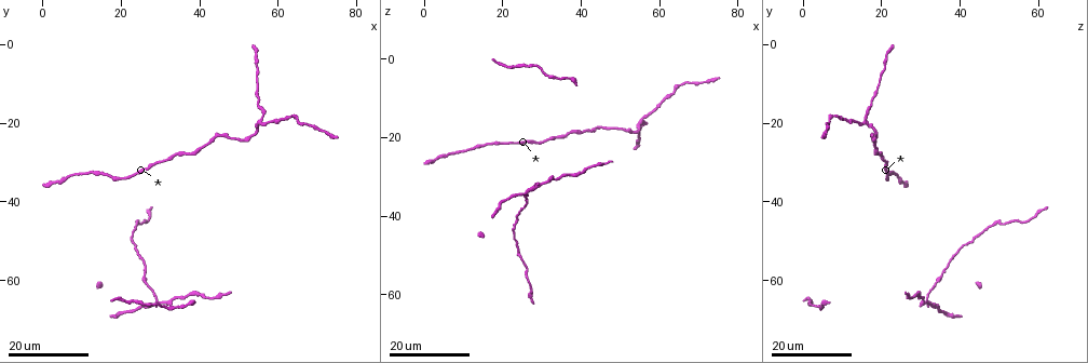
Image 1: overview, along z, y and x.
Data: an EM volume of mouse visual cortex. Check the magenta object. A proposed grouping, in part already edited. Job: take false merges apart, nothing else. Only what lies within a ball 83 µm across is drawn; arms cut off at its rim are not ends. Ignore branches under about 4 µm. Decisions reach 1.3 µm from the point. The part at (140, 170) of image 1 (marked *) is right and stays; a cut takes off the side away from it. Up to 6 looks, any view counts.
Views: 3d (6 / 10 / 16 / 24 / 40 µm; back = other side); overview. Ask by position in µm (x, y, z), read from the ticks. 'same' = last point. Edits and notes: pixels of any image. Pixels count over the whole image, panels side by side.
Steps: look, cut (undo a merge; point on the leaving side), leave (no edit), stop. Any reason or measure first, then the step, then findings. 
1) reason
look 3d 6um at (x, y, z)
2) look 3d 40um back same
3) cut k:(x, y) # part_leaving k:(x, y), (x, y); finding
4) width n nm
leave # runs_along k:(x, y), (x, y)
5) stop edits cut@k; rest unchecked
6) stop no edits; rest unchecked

two arms at a narrow angle
look 3d 24um at (29.5, 66.0, 32.5)

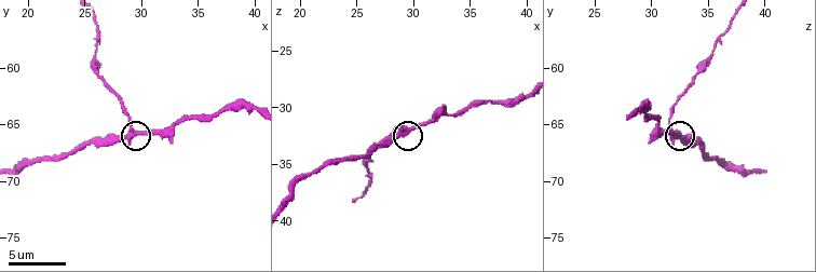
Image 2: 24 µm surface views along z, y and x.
zoom in
look 3d 6um at (29.4, 65.8, 32.2)

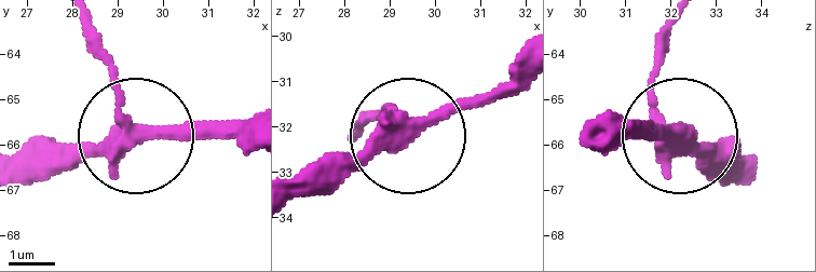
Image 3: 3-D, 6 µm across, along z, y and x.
arms 5
cut 3:(117, 75) # part_leaving 3:(125, 137), (95, 25); two neurons meet here

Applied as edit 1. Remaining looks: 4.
calibre changes
look 3d 24um at (41.5, 64.0, 28.5)

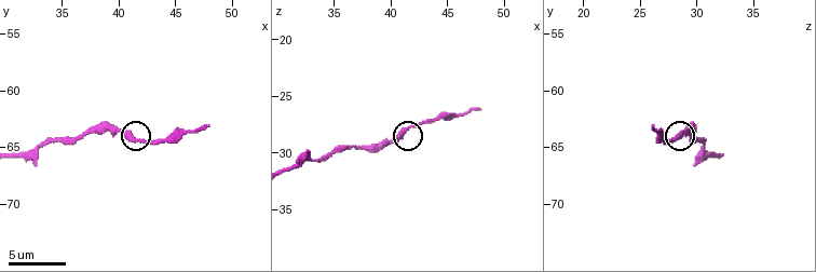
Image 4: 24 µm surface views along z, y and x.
look 3d 10um at (40.8, 64.0, 28.2)

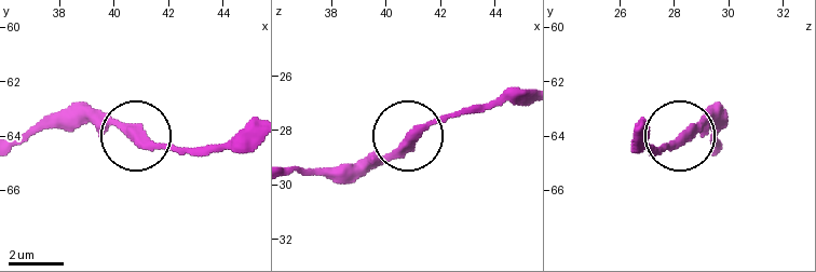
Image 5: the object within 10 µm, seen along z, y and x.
leave # one neuron here

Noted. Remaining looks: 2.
stop edits cut@3; rest unchecked

